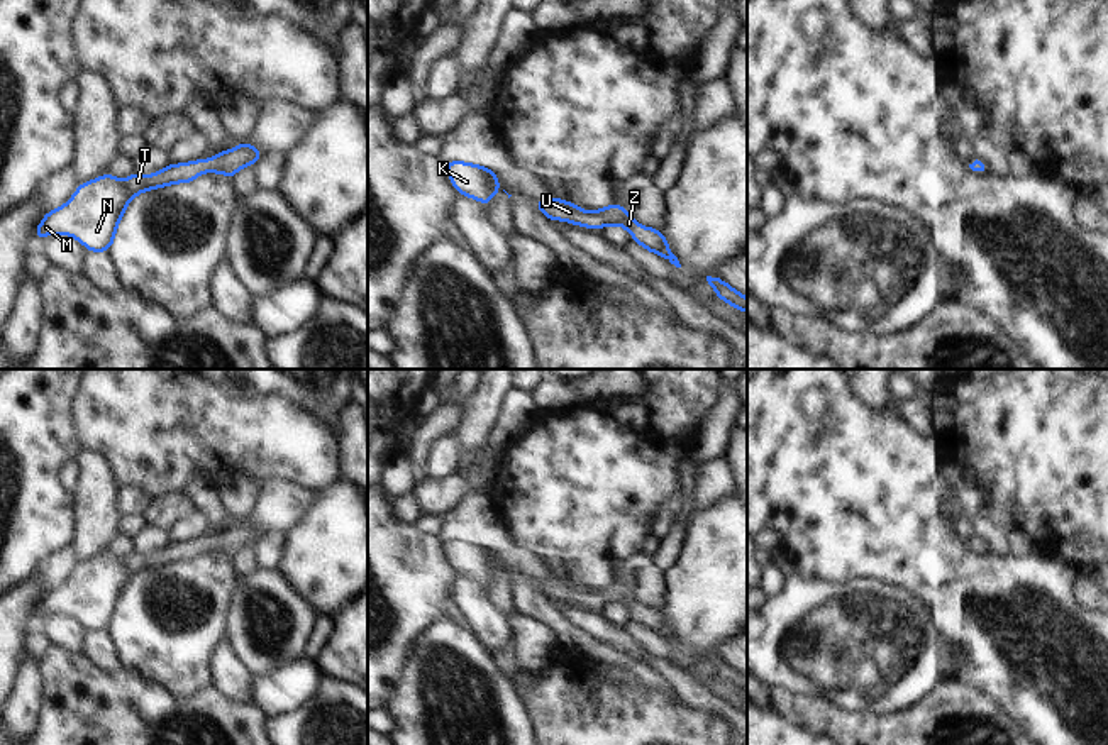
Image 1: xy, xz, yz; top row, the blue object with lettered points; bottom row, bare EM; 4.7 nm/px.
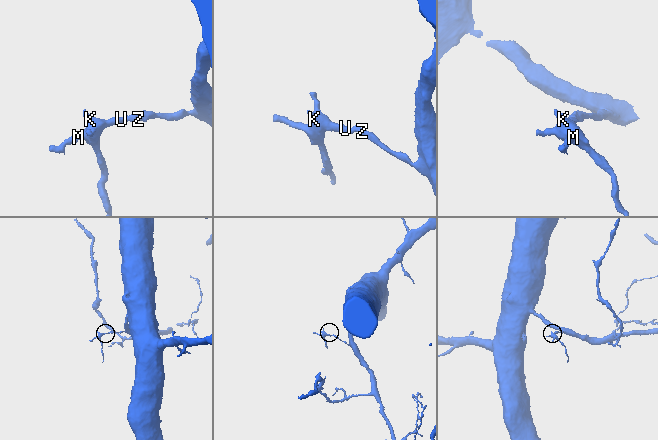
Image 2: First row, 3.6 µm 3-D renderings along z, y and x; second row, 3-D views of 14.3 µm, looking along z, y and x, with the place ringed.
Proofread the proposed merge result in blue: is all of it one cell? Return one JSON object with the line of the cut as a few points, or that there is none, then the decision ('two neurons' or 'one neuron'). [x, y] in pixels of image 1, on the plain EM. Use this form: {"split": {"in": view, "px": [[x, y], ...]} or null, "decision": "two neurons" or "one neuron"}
{"split": null, "decision": "one neuron"}

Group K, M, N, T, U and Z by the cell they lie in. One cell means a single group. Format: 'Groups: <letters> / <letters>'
Groups: K M N T U Z

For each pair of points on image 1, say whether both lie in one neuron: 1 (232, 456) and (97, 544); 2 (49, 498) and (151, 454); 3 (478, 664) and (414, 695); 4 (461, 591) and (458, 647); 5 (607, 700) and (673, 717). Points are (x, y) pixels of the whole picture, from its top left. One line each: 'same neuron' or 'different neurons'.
1: different neurons
2: different neurons
3: same neuron
4: different neurons
5: same neuron

